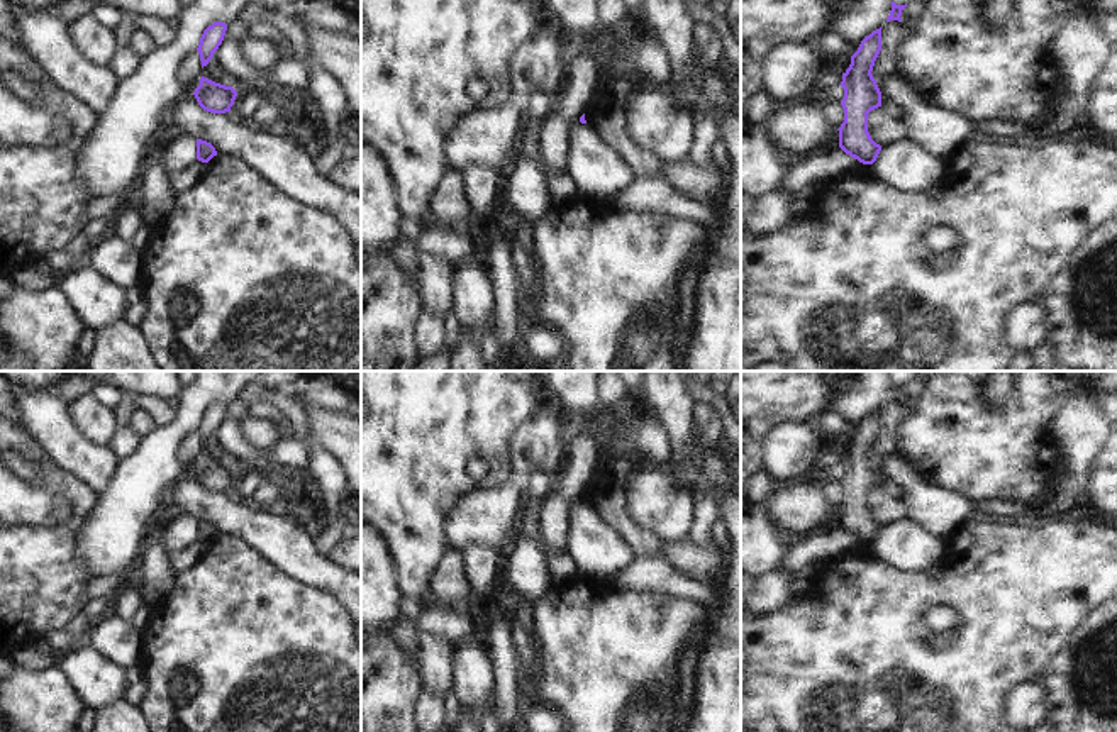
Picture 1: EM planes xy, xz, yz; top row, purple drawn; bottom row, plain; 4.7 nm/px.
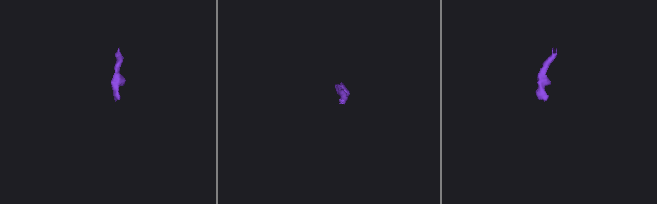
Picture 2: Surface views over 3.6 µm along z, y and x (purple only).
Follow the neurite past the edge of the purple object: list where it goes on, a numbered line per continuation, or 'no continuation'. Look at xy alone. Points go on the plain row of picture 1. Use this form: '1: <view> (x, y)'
no continuation

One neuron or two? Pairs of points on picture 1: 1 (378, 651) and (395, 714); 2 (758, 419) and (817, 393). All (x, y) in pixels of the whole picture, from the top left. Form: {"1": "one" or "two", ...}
{"1": "one", "2": "one"}

